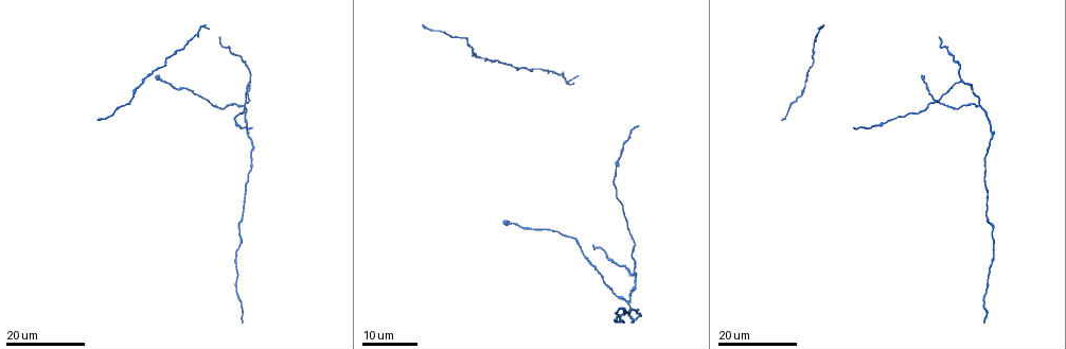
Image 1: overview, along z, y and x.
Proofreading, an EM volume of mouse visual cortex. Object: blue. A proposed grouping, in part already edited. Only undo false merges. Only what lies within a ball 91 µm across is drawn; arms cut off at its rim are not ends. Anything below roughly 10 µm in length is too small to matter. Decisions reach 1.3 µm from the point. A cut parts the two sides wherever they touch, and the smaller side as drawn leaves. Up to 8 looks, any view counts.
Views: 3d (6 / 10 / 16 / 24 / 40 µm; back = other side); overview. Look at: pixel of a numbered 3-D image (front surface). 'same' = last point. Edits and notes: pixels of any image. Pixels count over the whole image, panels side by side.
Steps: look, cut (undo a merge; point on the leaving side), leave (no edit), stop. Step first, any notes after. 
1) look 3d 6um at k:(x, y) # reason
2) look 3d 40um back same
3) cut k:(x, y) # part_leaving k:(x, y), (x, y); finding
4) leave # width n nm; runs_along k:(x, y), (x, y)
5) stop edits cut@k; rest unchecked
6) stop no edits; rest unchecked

look 3d 16um at 1:(517, 67)

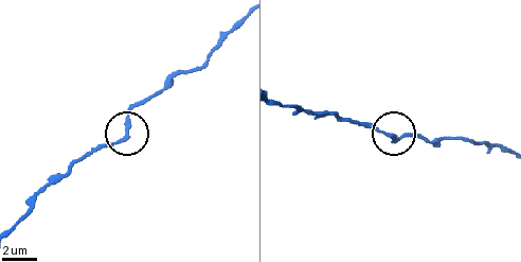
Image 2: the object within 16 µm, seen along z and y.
look 3d 10um at 2:(395, 139)

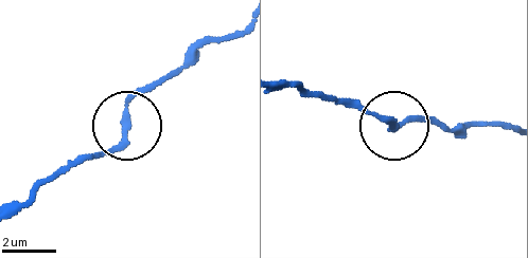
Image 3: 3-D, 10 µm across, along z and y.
leave # all the same neuron

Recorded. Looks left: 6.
look 3d 16um at 1:(962, 82) # arms part here

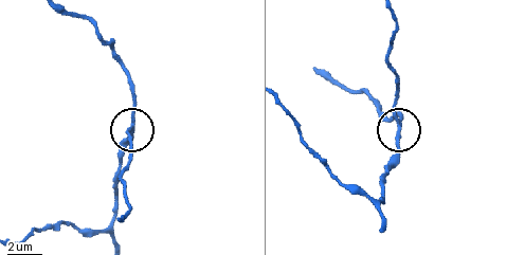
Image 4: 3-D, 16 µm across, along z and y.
look 3d 6um at 4:(399, 121)

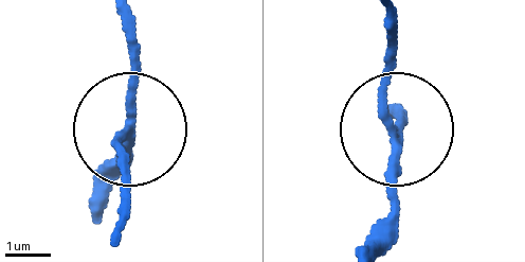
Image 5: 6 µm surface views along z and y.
leave # width 190 nm; runs_along 5:(381, 245), (403, 112); continuous, no second neuron

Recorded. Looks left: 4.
look 3d 16um at 1:(228, 104) # thick turns thin

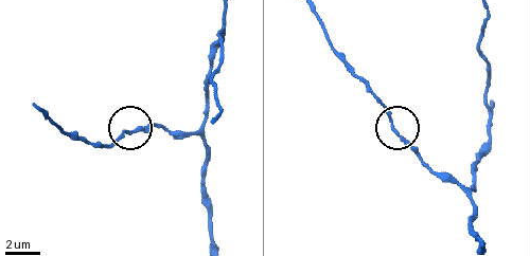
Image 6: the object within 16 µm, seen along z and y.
look 3d 6um at 6:(122, 129)

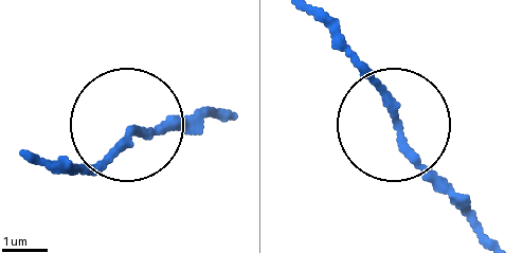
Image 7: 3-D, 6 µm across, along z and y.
look 3d 6um back at 7:(397, 131)

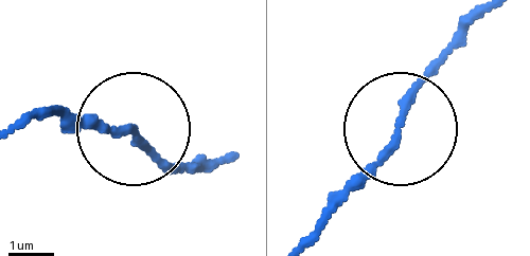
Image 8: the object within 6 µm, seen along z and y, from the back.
leave # runs_along 8:(213, 161), (178, 165), (133, 123), (34, 111); all the same neuron

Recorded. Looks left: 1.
stop no edits; rest unchecked

